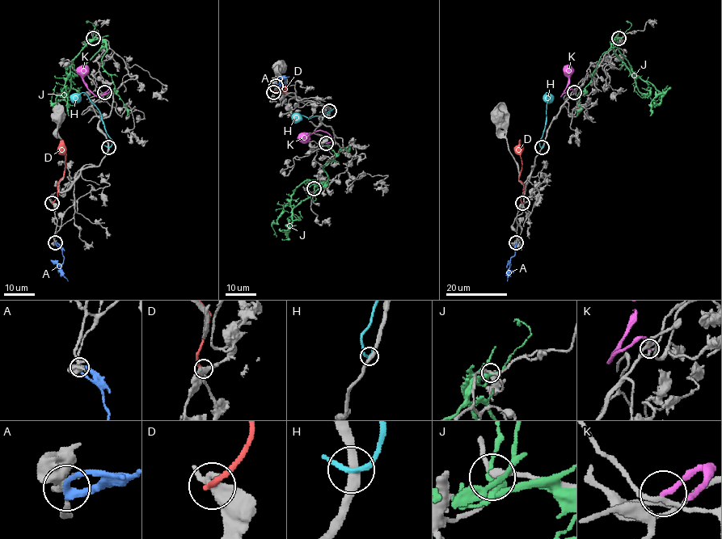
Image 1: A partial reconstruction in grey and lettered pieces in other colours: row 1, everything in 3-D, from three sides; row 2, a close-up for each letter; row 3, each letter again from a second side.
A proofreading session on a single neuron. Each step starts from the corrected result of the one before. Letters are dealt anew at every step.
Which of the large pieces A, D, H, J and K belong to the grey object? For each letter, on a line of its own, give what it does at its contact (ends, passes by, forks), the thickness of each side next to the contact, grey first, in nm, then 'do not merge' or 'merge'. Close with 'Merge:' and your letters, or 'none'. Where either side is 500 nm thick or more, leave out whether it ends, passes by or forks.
A: it passes by; calibres 400 and 280 nm; merge
D: it ends; calibres 400 and 240 nm; do not merge
H: it passes by; calibres 340 and 190 nm; do not merge
J: it passes by; calibres 190 and 320 nm; do not merge
K: it ends; calibres 130 and 280 nm; do not merge
Merge: A

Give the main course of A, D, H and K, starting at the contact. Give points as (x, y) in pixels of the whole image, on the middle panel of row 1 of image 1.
A: (276, 86), (283, 84), (284, 81), (281, 78), (289, 77)
D: (273, 92), (277, 90), (279, 93), (281, 88), (286, 91), (282, 90)
H: (329, 111), (325, 115), (310, 118), (297, 115), (293, 120)
K: (326, 143), (331, 141), (326, 132), (317, 131), (307, 136)

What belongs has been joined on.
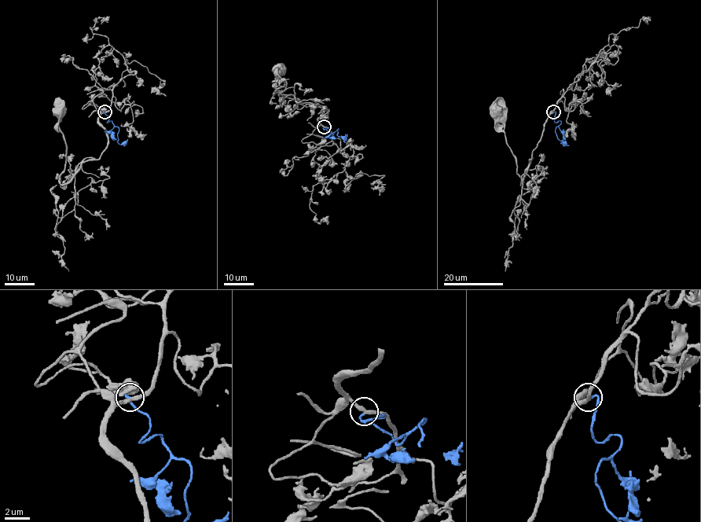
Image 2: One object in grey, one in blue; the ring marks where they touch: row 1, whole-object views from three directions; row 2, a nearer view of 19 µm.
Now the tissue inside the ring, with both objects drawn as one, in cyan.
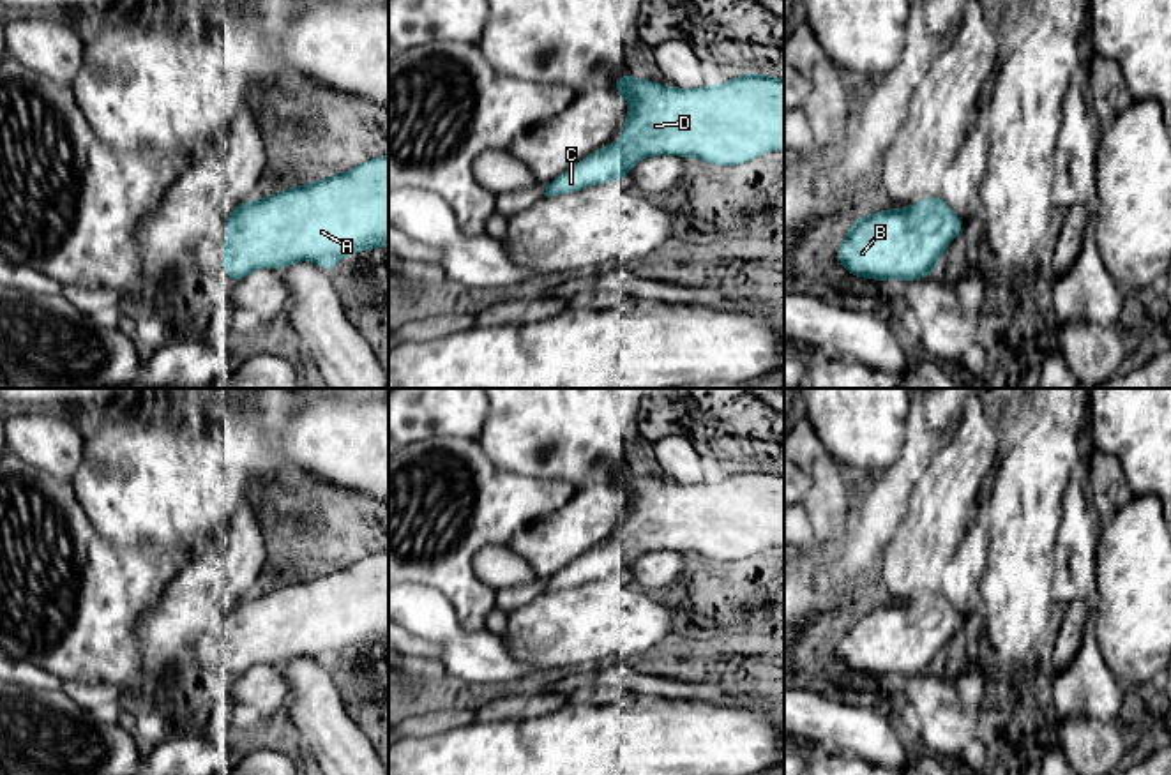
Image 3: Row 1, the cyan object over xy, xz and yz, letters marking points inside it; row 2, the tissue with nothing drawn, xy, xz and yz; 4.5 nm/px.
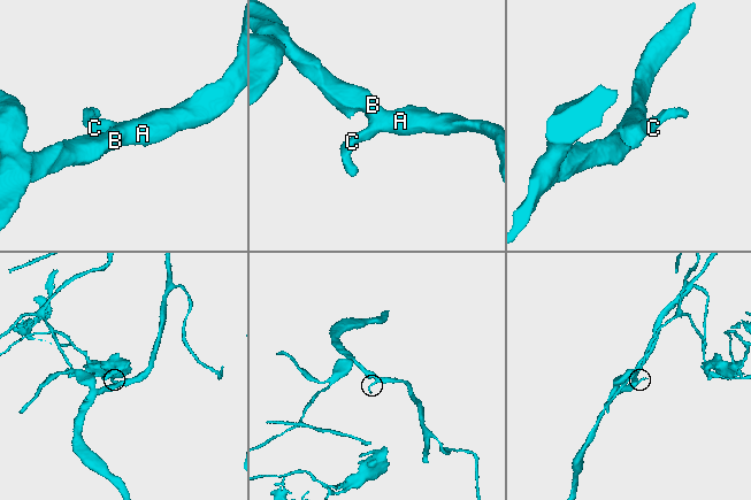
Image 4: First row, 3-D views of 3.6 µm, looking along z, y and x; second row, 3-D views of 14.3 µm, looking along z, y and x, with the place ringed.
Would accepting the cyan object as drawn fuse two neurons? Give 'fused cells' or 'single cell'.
single cell

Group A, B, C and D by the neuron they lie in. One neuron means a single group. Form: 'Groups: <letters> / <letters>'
Groups: A B C D

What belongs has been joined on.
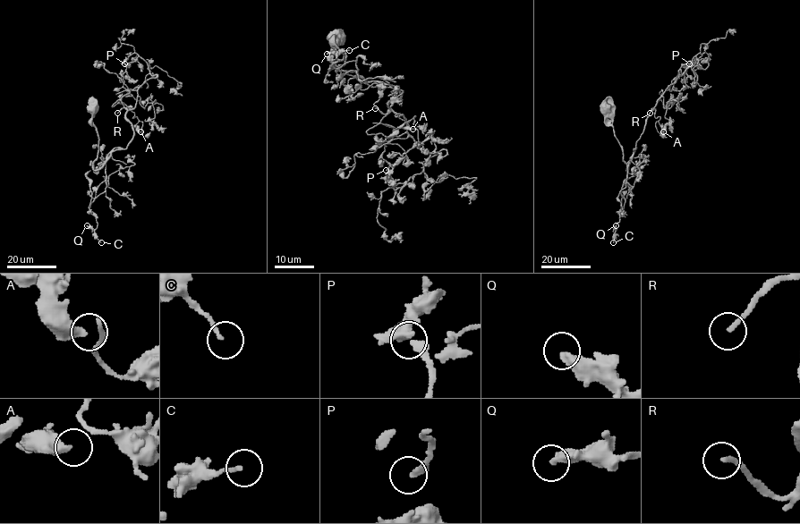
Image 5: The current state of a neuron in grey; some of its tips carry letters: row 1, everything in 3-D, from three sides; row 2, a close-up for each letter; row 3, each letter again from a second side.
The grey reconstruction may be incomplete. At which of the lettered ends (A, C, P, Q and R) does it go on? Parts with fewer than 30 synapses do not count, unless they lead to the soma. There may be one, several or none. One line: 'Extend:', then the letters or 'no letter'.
Extend: P, R

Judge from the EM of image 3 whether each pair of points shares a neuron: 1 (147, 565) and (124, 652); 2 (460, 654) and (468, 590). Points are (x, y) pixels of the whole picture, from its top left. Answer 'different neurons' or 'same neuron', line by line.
1: same neuron
2: different neurons

